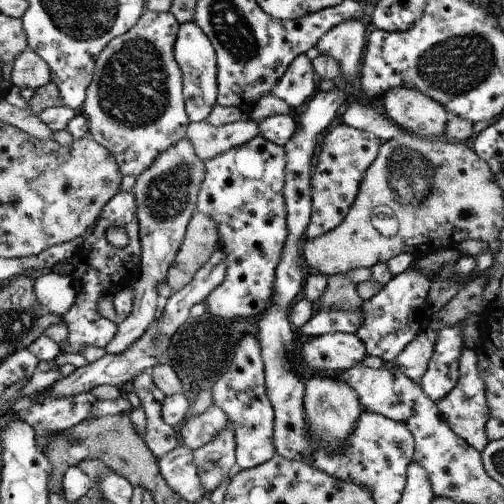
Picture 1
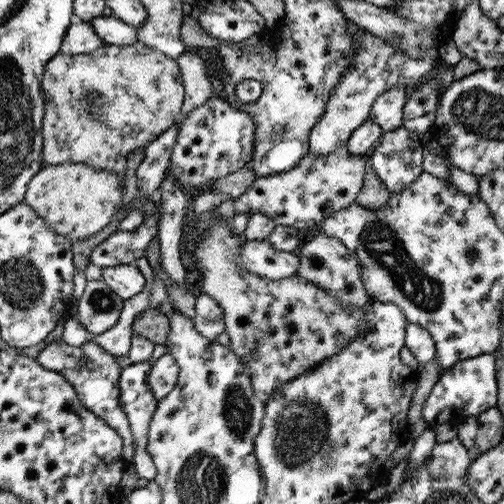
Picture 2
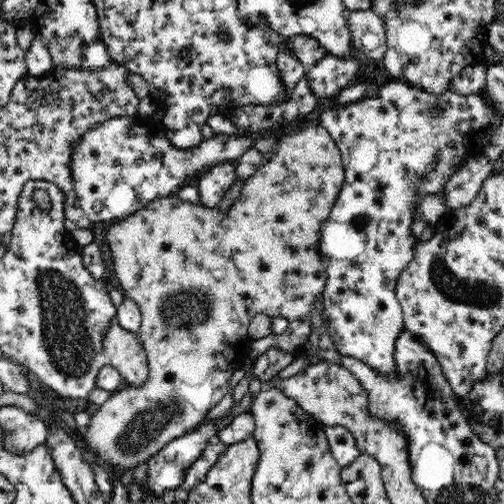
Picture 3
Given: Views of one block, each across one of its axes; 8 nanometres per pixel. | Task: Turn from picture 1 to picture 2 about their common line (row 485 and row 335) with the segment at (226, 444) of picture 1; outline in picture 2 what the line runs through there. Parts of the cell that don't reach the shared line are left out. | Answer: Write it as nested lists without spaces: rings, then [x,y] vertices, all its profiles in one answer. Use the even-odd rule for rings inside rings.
[[[201,294],[195,300],[193,324],[195,324],[195,328],[199,330],[201,336],[205,336],[211,342],[217,342],[219,334],[225,332],[225,320],[223,320],[223,310],[221,310],[219,302]]]

